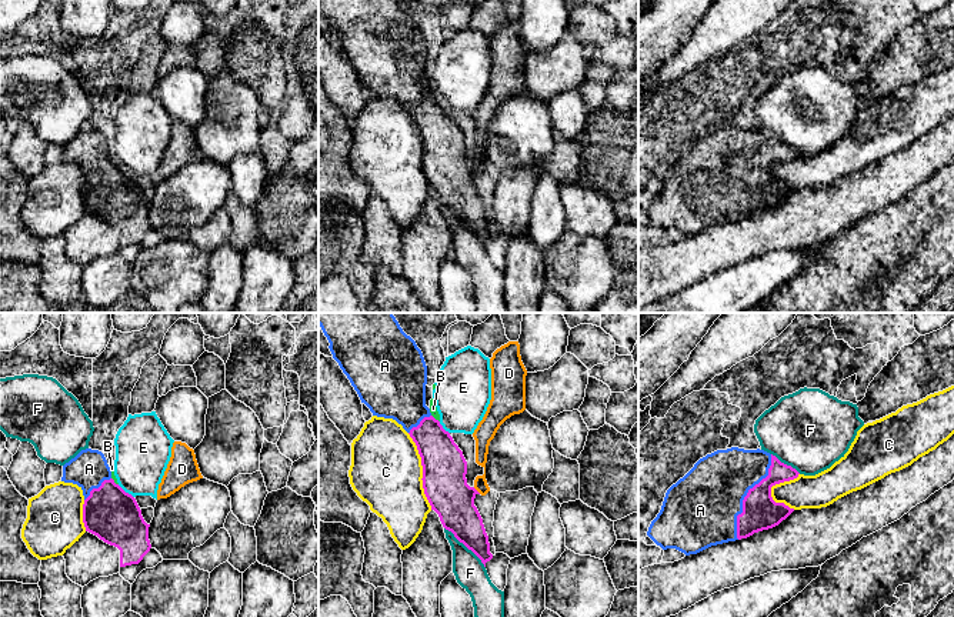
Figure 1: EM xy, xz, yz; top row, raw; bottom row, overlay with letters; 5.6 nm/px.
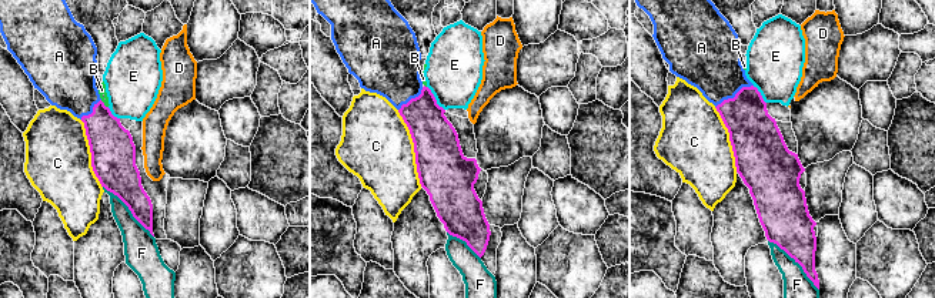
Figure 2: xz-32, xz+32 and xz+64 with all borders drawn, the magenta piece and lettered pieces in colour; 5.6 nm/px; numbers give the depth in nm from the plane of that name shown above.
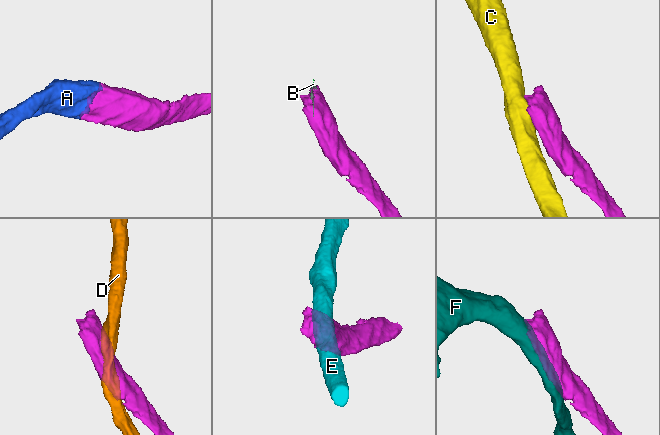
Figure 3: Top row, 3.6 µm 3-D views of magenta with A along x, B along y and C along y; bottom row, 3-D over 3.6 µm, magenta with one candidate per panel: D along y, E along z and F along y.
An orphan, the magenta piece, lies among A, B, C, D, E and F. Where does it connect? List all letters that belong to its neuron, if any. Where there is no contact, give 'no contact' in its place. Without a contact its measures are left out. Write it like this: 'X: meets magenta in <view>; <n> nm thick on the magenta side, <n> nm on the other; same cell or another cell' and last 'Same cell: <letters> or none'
A: meets magenta in yz; 200 nm thick on the magenta side, 400 nm on the other; same cell
B: meets magenta in xz; 240 nm thick on the magenta side, 50 nm on the other; another cell
C: meets magenta in xz; 260 nm thick on the magenta side, 400 nm on the other; another cell
D: meets magenta in xz; 260 nm thick on the magenta side, 80 nm on the other; another cell
E: meets magenta in xy; 300 nm thick on the magenta side, 300 nm on the other; another cell
F: meets magenta in xz; 220 nm thick on the magenta side, 180 nm on the other; another cell
Same cell: A

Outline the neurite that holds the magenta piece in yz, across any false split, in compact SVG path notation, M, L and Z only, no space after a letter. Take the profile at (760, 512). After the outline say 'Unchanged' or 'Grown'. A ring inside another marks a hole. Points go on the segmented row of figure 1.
M731 447L700 458L694 467L664 497L647 536L663 550L676 548L686 556L697 554L711 546L747 538L773 528L794 508L775 503L771 487L798 477L798 471L764 450Z. Grown

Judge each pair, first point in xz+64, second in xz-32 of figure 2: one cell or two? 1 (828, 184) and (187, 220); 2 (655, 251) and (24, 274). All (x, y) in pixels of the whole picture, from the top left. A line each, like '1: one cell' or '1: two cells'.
1: one cell
2: one cell

